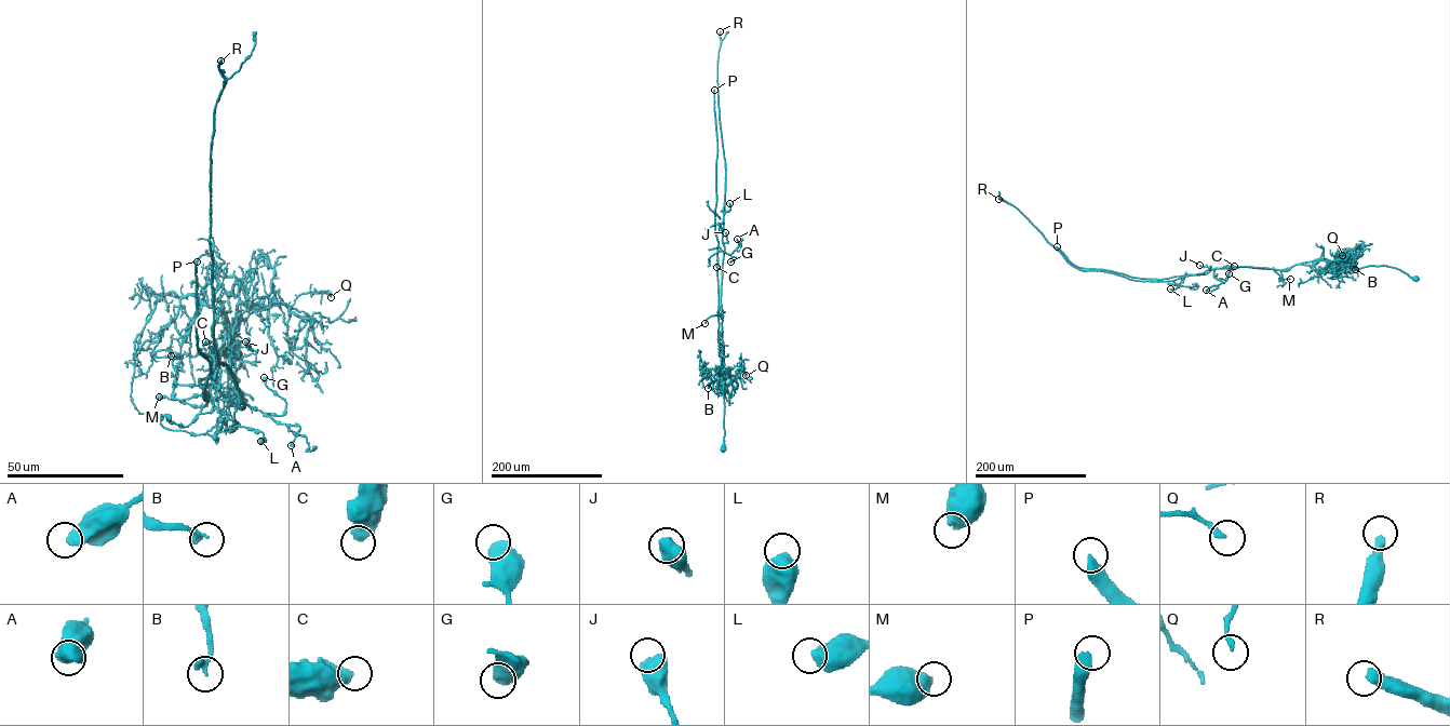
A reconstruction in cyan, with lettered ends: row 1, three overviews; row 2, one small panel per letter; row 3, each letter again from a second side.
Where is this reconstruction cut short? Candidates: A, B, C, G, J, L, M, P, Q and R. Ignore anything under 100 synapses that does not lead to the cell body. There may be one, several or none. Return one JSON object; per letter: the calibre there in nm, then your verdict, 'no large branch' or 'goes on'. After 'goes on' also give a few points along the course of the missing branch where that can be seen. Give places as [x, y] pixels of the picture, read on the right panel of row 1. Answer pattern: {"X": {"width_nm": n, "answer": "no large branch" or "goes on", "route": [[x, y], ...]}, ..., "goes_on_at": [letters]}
{"A": {"width_nm": 600, "answer": "no large branch"}, "B": {"width_nm": 240, "answer": "no large branch"}, "C": {"width_nm": 550, "answer": "no large branch"}, "G": {"width_nm": 550, "answer": "no large branch"}, "J": {"width_nm": 650, "answer": "no large branch"}, "L": {"width_nm": 650, "answer": "no large branch"}, "M": {"width_nm": 650, "answer": "no large branch"}, "P": {"width_nm": 460, "answer": "goes on"}, "Q": {"width_nm": 190, "answer": "no large branch"}, "R": {"width_nm": 400, "answer": "goes on"}, "goes_on_at": ["P", "R"]}

